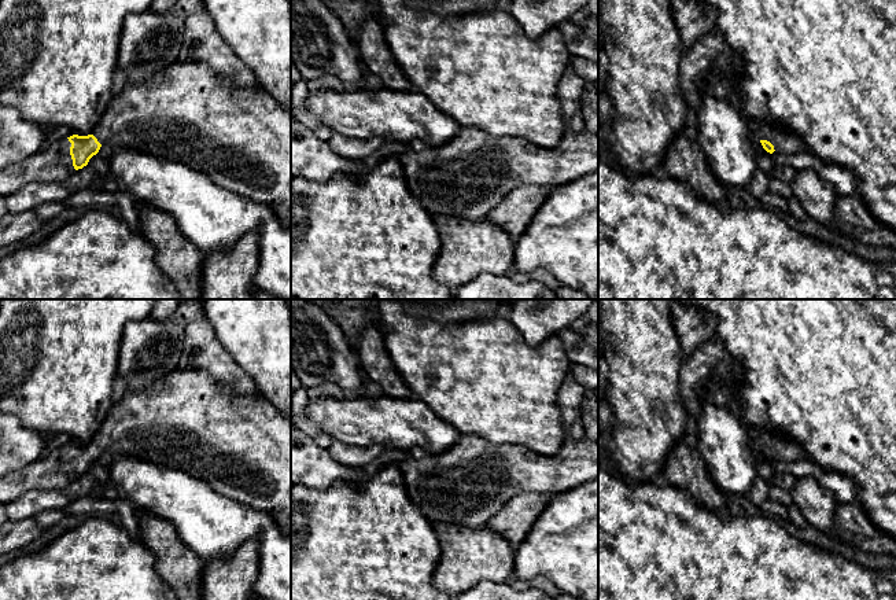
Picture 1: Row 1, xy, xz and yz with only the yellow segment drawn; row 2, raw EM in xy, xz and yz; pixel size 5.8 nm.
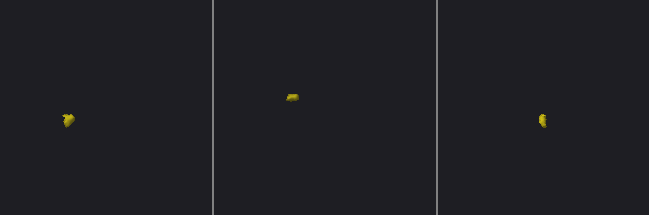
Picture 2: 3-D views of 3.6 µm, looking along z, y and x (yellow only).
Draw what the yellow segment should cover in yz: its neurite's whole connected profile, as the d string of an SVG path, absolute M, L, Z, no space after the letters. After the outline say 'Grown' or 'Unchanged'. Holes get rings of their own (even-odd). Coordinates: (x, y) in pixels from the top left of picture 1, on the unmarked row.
M768 430L760 431L757 445L763 456L770 461L774 459L779 461L794 461L805 459L804 449L796 441L781 432L773 432Z. Grown

